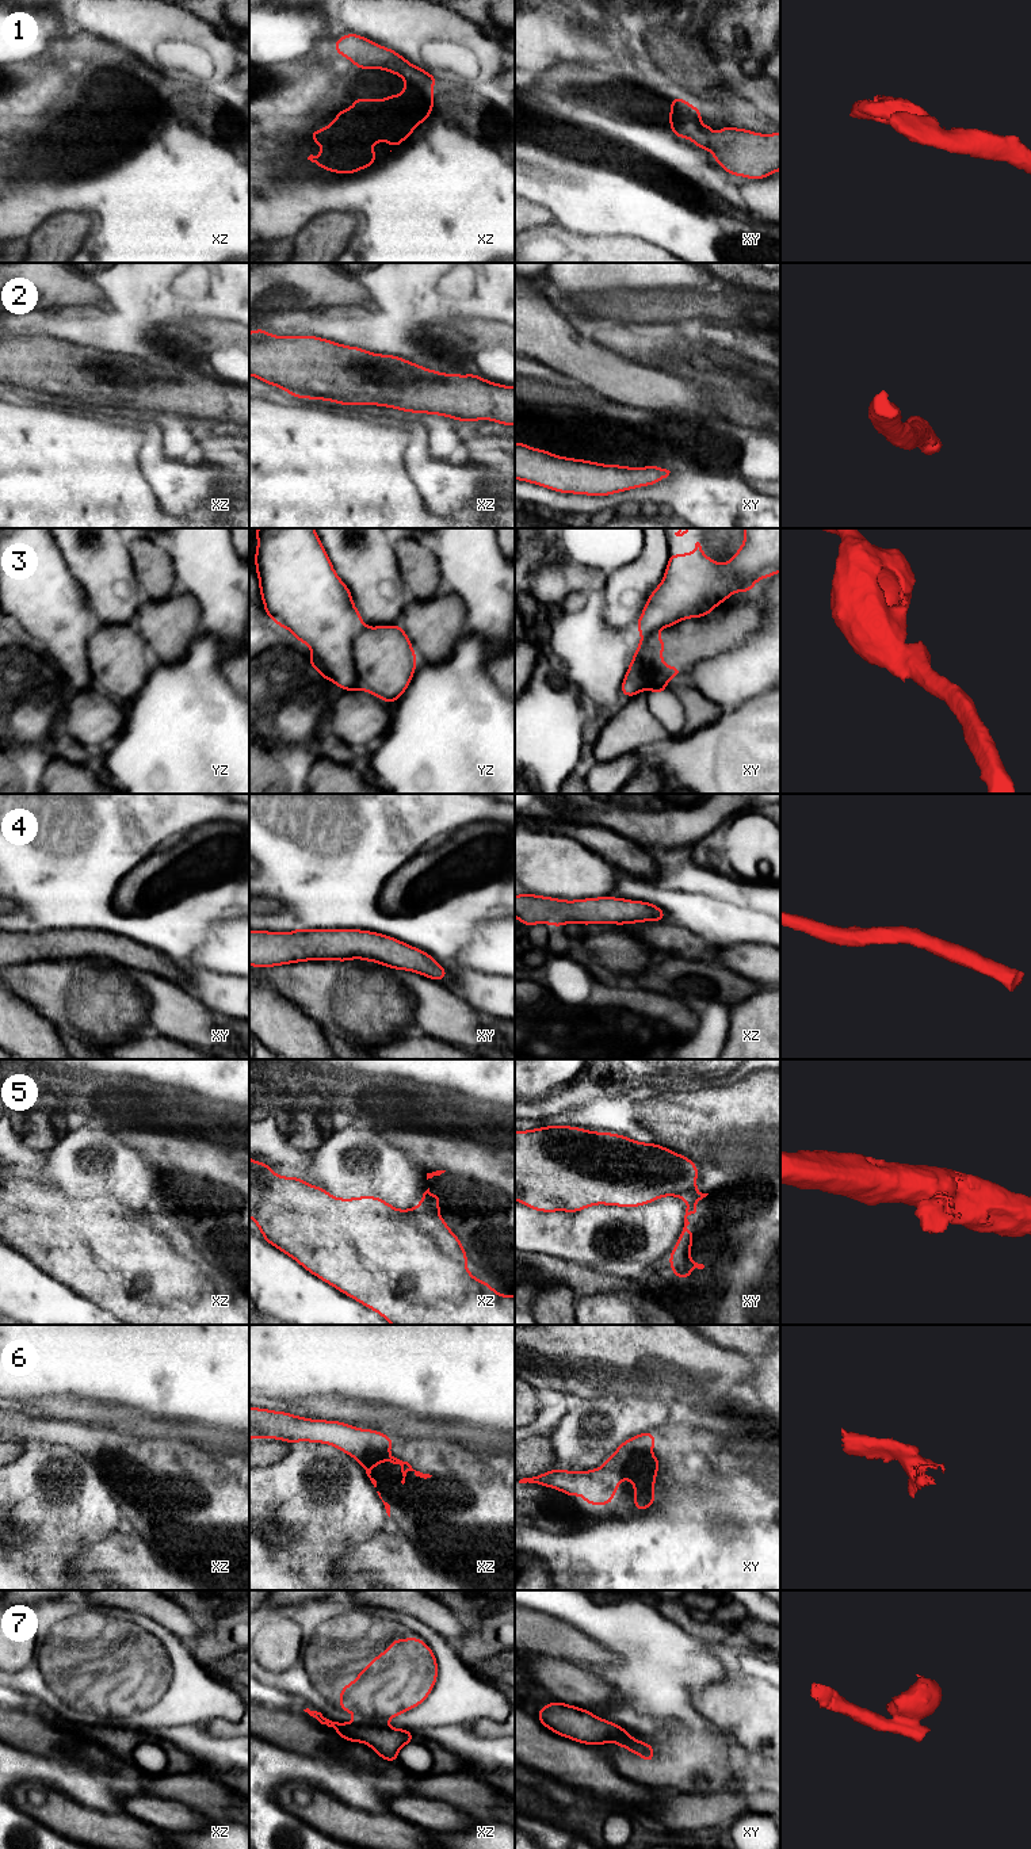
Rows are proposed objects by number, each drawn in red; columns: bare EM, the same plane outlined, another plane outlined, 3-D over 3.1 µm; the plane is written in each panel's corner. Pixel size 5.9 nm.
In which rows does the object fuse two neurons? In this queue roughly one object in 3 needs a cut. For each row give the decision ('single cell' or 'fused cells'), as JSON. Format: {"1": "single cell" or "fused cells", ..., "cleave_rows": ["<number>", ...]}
{"1": "single cell", "2": "single cell", "3": "fused cells", "4": "single cell", "5": "fused cells", "6": "single cell", "7": "fused cells", "cleave_rows": ["3", "5", "7"]}

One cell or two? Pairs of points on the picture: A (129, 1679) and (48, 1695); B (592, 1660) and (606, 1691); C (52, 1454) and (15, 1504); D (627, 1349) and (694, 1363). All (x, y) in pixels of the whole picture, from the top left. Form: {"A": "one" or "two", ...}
{"A": "one", "B": "two", "C": "one", "D": "one"}

